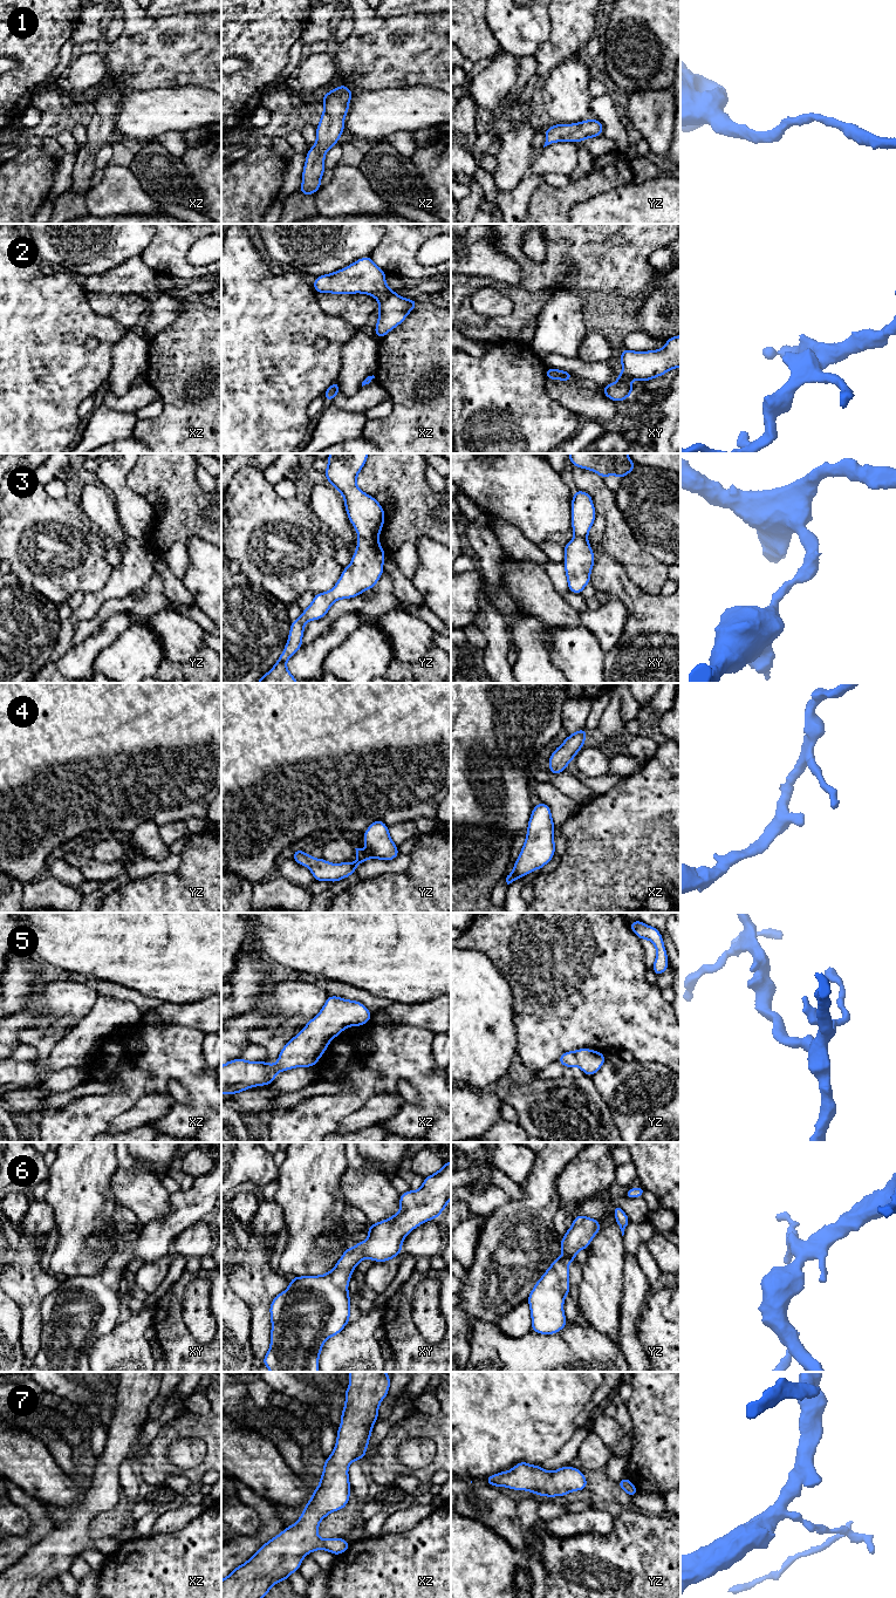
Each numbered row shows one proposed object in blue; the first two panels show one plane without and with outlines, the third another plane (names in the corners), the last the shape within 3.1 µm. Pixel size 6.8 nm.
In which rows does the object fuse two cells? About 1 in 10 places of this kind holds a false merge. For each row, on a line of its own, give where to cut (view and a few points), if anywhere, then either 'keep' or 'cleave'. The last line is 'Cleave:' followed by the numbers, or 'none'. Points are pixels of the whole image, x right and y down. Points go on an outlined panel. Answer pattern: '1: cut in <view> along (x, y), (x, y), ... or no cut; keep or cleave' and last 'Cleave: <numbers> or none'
1: no cut; keep
2: no cut; keep
3: cut in yz along (360, 537), (376, 538); cleave
4: no cut; keep
5: no cut; keep
6: no cut; keep
7: no cut; keep
Cleave: 3

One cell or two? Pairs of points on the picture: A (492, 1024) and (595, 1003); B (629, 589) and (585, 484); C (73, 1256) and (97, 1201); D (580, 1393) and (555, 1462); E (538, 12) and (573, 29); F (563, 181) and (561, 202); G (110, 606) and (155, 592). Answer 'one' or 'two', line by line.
A: two
B: two
C: one
D: two
E: two
F: two
G: one

